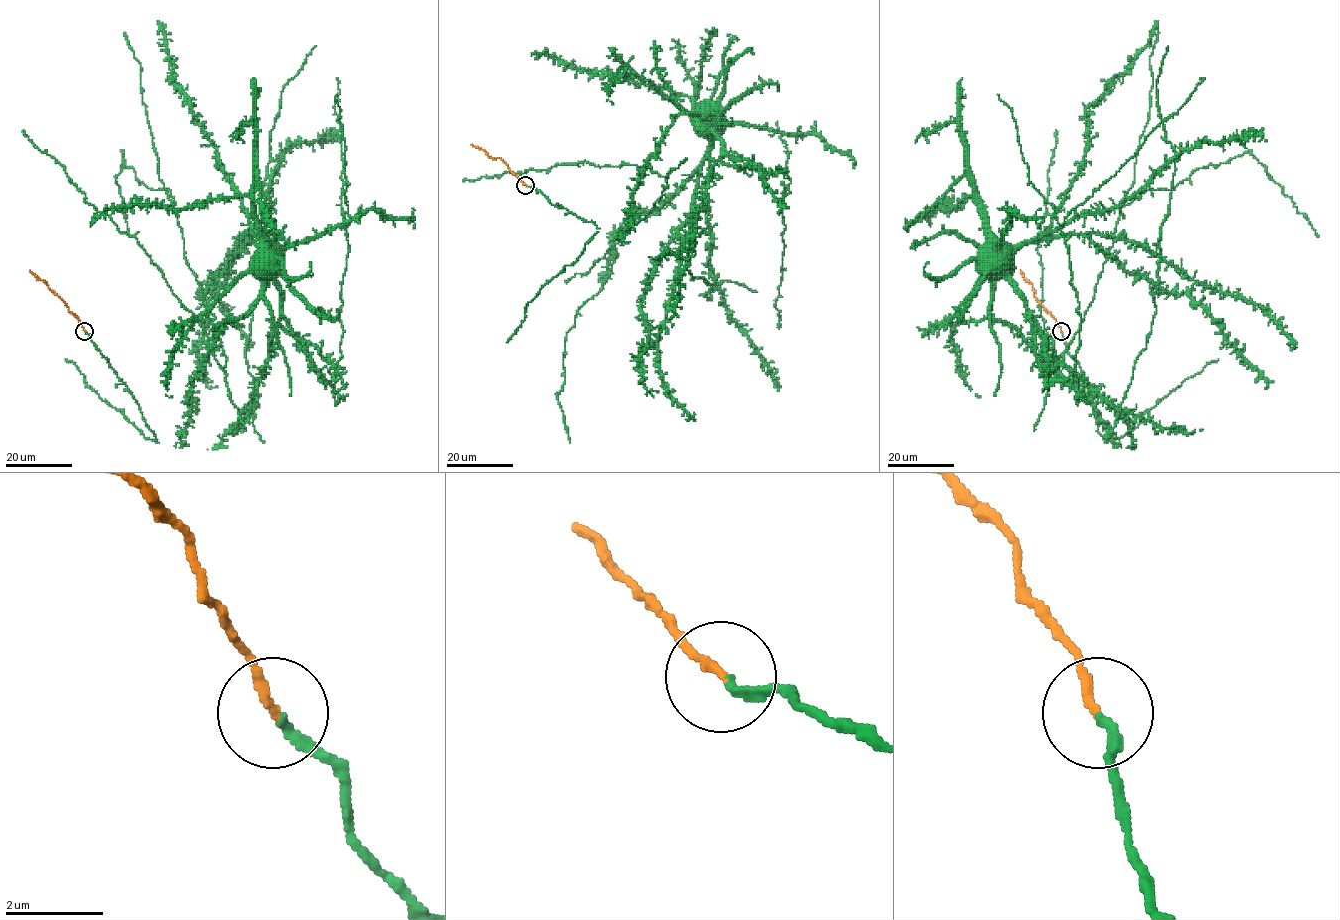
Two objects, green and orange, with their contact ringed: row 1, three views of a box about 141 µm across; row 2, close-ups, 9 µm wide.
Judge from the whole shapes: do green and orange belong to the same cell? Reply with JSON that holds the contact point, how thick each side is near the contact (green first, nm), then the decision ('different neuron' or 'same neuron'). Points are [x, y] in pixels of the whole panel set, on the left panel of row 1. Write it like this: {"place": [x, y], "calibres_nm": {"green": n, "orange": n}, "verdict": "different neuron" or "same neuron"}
{"place": [84, 331], "calibres_nm": {"green": 190, "orange": 200}, "verdict": "same neuron"}

